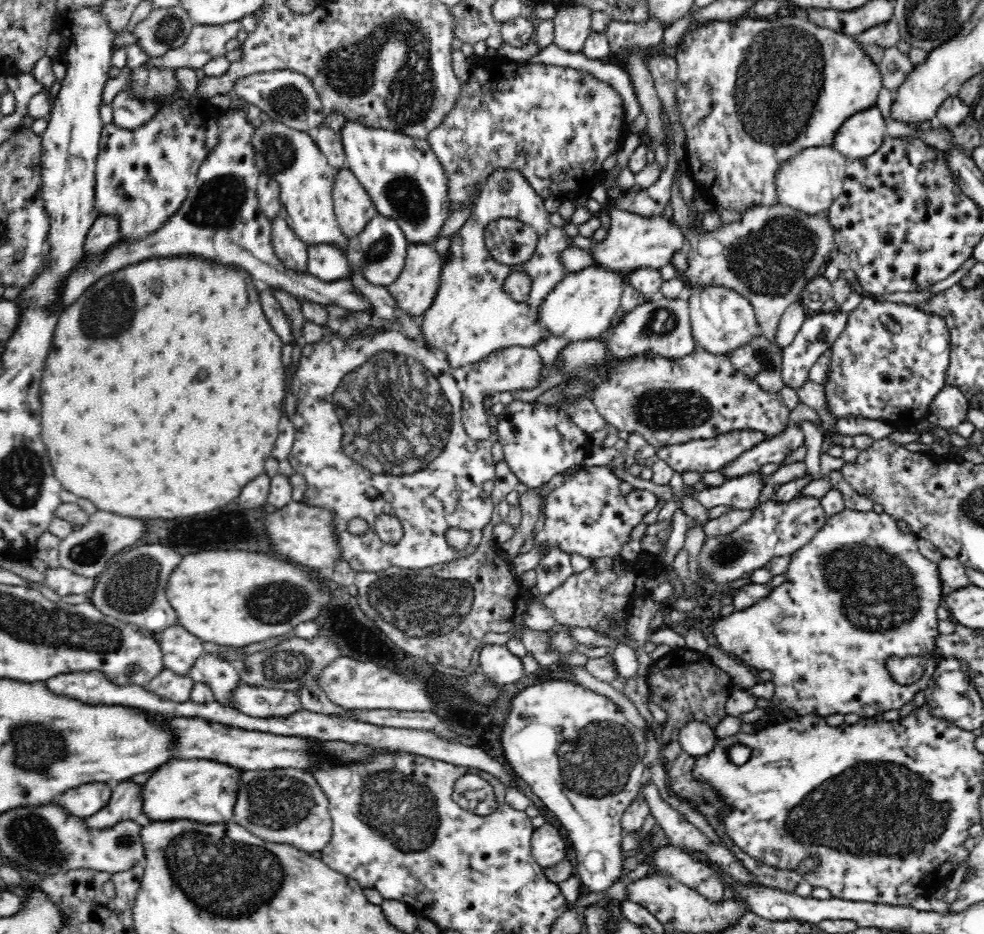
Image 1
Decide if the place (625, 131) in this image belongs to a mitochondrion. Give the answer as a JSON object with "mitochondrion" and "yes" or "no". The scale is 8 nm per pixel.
{"mitochondrion":"no"}

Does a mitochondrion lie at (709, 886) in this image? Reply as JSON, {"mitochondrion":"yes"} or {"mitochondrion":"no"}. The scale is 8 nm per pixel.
{"mitochondrion":"no"}

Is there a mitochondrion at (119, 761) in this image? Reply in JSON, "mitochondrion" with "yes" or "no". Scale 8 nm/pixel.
{"mitochondrion":"no"}

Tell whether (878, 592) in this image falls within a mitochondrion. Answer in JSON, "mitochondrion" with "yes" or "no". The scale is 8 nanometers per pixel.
{"mitochondrion":"yes"}

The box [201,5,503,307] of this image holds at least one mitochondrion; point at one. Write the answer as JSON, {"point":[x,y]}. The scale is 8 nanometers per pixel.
{"point":[350,71]}

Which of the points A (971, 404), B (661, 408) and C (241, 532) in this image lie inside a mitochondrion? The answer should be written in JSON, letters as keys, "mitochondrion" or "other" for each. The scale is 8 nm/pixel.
{"A":"other","B":"mitochondrion","C":"other"}

